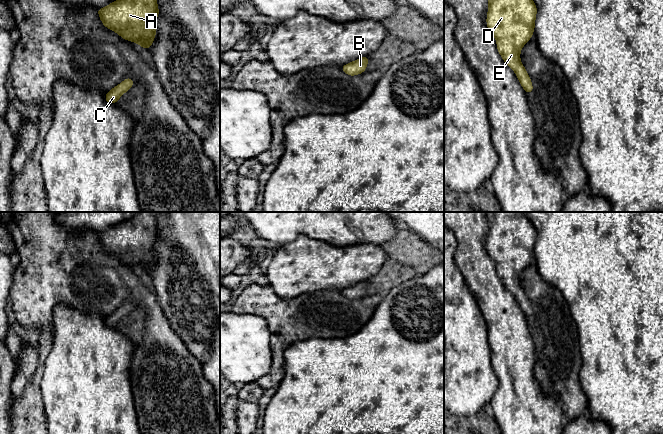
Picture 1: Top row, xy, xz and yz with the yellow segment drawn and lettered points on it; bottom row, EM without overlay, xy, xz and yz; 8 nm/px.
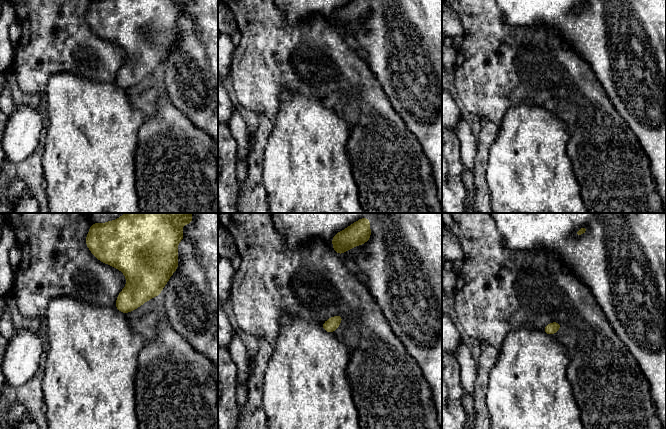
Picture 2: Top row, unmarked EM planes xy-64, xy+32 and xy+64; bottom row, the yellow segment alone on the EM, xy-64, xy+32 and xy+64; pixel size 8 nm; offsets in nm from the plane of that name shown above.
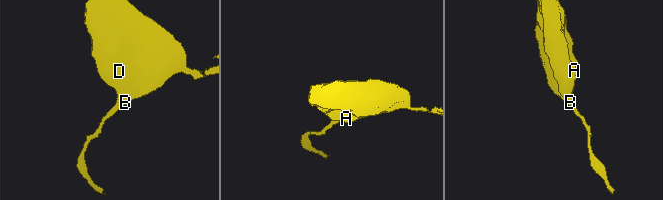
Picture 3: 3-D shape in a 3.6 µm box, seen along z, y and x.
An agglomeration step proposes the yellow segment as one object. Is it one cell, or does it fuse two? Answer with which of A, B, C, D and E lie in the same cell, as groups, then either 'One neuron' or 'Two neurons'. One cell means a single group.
Groups: A B C D E. One neuron

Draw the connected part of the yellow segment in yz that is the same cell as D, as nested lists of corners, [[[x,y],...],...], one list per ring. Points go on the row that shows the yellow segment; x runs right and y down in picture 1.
[[[488,0],[487,27],[494,35],[497,49],[506,65],[511,67],[517,75],[526,94],[533,92],[530,77],[521,64],[520,50],[531,39],[534,33],[537,8],[533,0]]]

